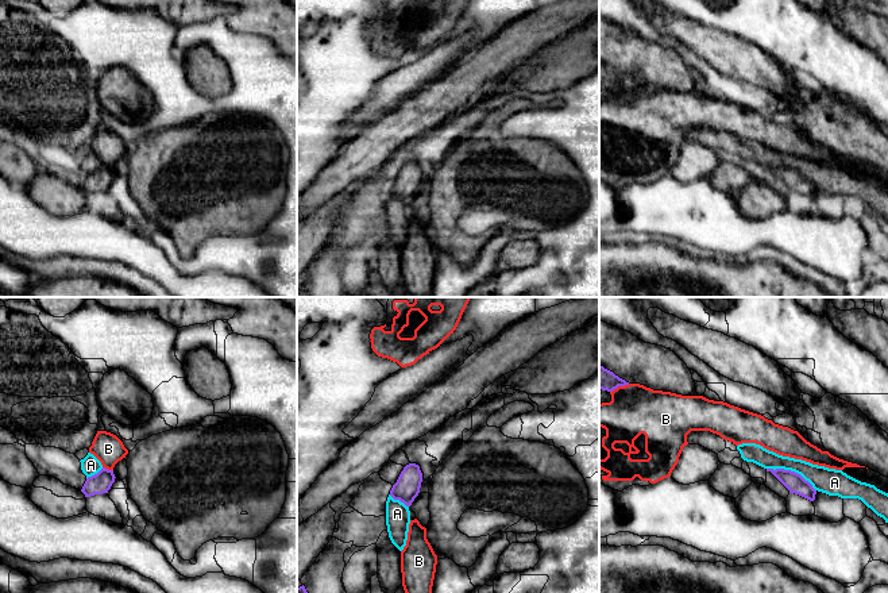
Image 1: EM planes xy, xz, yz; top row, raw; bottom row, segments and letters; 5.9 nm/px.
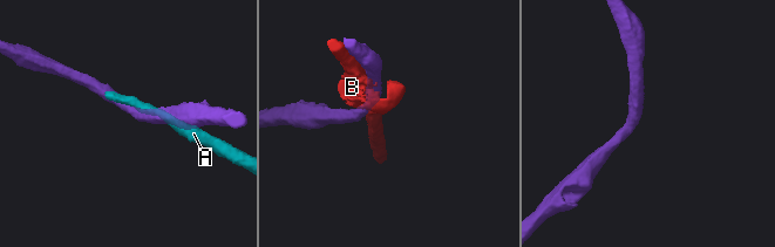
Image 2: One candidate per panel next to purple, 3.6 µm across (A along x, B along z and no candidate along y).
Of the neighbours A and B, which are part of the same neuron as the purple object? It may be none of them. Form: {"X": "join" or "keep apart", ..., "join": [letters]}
{"A": "keep apart", "B": "keep apart", "join": []}

